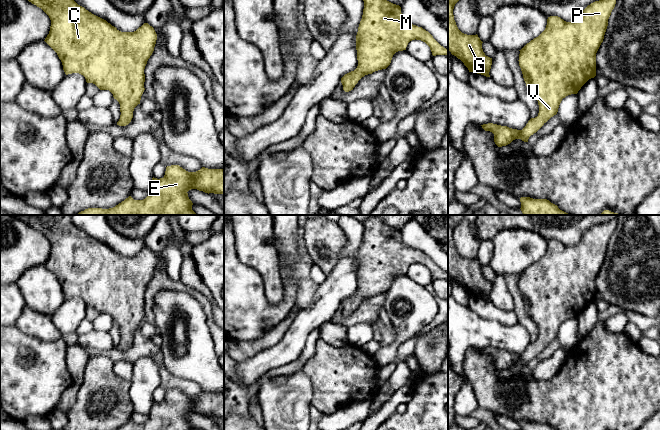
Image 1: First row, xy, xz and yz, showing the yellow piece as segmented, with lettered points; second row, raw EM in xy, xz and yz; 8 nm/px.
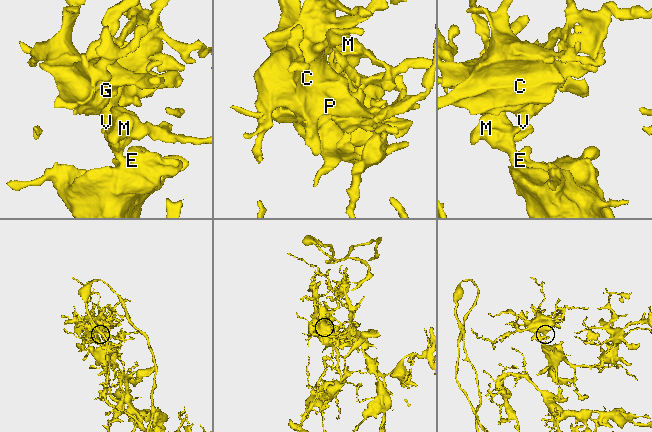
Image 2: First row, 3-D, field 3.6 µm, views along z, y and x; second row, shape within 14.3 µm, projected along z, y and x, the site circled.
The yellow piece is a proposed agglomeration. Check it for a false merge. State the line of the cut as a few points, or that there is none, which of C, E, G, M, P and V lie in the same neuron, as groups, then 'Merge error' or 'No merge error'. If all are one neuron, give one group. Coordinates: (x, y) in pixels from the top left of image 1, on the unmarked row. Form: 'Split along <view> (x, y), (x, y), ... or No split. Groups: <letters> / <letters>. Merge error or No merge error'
No split. Groups: C E G M P V. No merge error

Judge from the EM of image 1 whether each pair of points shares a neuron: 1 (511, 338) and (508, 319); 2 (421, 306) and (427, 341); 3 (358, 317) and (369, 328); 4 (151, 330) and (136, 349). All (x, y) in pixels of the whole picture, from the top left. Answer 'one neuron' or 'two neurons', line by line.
1: two neurons
2: two neurons
3: two neurons
4: two neurons

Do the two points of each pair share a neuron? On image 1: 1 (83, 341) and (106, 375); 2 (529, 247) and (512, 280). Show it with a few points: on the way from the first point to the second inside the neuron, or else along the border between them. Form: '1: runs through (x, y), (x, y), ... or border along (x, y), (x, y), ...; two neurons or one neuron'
1: border along (92, 352), (102, 353); two neurons
2: border along (518, 273), (503, 276); two neurons

